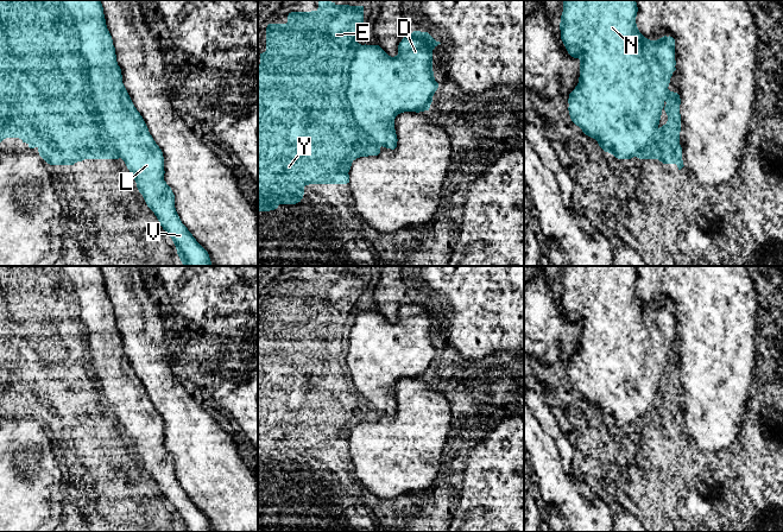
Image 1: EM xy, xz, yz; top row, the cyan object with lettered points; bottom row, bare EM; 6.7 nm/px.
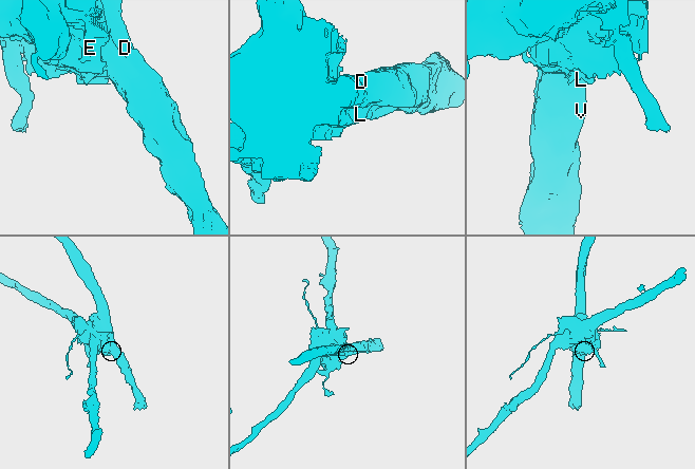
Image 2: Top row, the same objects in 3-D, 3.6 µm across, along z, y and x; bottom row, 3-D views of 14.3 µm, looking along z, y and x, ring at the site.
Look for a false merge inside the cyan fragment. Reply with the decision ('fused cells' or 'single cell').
fused cells

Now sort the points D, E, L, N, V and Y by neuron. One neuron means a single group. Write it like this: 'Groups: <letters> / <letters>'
Groups: D L N V / E Y

